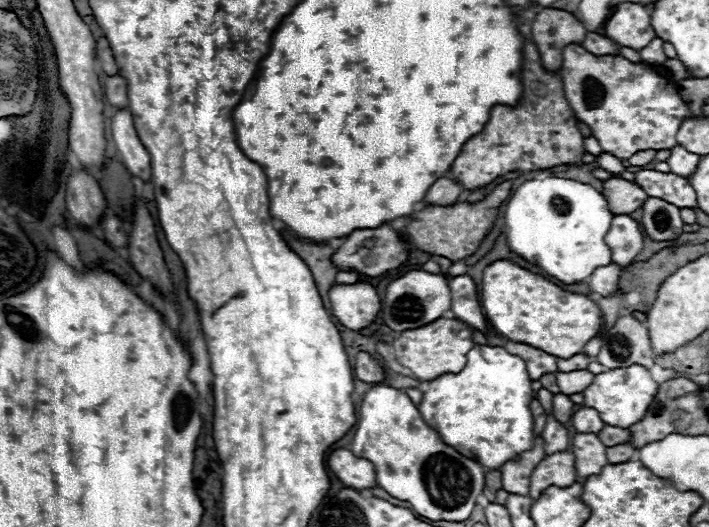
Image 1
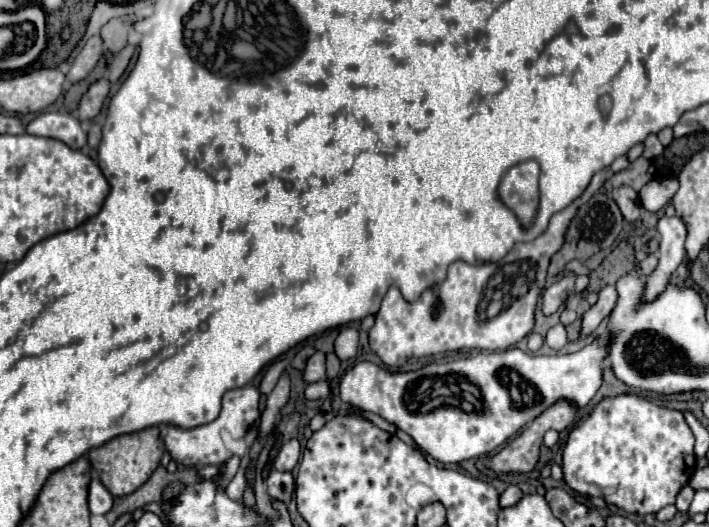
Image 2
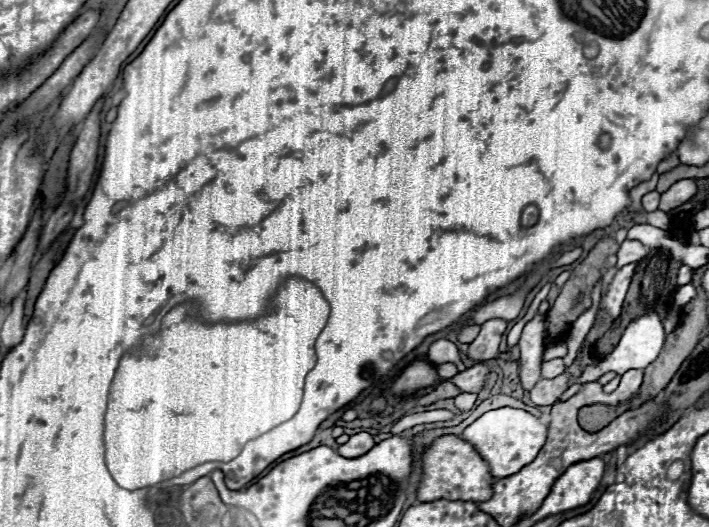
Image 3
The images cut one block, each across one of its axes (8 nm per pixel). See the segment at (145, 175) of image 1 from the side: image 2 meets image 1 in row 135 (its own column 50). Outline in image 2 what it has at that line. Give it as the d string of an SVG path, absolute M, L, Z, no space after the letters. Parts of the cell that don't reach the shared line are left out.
M44 112L26 126L26 132L34 136L62 140L76 150L82 150L88 144L88 136L80 120L68 112Z

